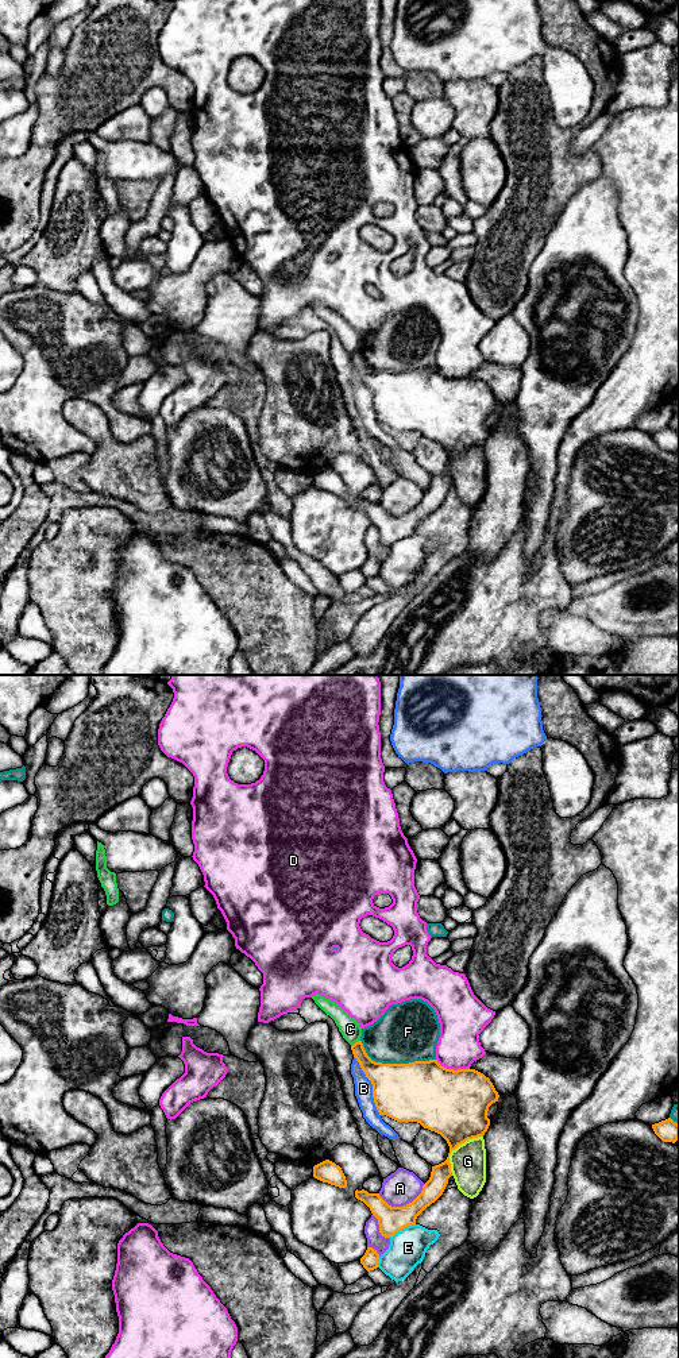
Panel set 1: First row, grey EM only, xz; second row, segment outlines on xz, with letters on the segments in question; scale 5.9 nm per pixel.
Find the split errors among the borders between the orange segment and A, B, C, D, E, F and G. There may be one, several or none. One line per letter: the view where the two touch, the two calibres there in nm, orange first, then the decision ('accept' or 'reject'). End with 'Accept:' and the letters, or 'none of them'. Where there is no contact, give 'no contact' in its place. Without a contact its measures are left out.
A: contact in xz; calibres 160 and 200 nm; reject
B: contact in xz; calibres 360 and 110 nm; reject
C: contact in xz; calibres 140 and 120 nm; reject
D: contact in xz; calibres 400 and 260 nm; reject
E: contact in xz; calibres 160 and 220 nm; reject
F: contact in xz; calibres 360 and 360 nm; reject
G: contact in xz; calibres 380 and 220 nm; reject
Accept: none of them

